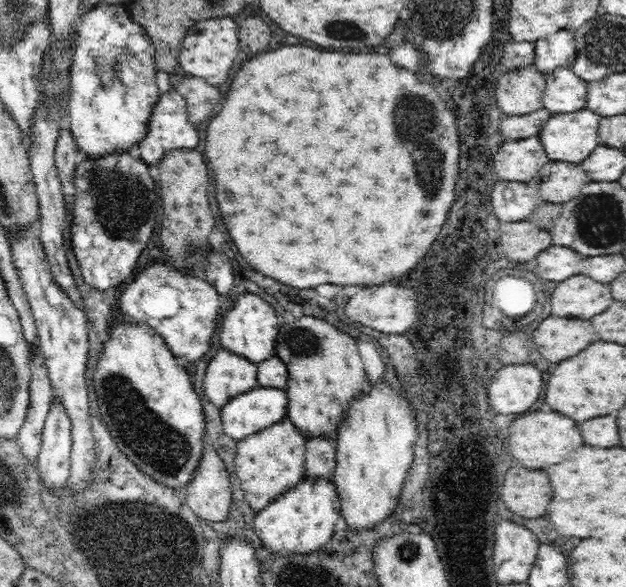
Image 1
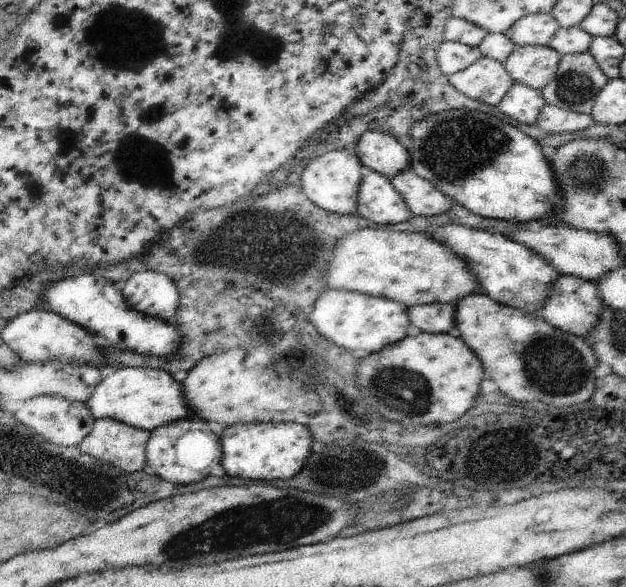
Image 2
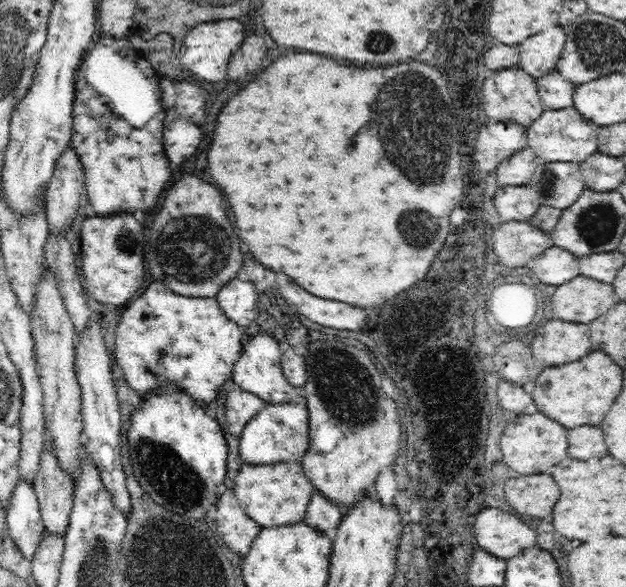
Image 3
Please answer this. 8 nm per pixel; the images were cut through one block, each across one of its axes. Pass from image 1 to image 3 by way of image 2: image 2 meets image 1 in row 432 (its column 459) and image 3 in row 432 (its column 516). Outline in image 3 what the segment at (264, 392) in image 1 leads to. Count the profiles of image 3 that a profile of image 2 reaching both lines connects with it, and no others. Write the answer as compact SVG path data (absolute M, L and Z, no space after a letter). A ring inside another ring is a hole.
M268 402L244 426L239 437L239 451L248 464L301 463L308 450L309 414L305 402Z

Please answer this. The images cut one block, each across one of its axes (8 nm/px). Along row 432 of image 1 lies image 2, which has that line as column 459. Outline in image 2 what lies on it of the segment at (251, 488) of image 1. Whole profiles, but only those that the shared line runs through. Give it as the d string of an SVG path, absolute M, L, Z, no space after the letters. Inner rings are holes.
M365 228L341 238L334 247L325 277L328 289L383 296L407 307L457 303L479 293L479 278L467 262L430 233Z

